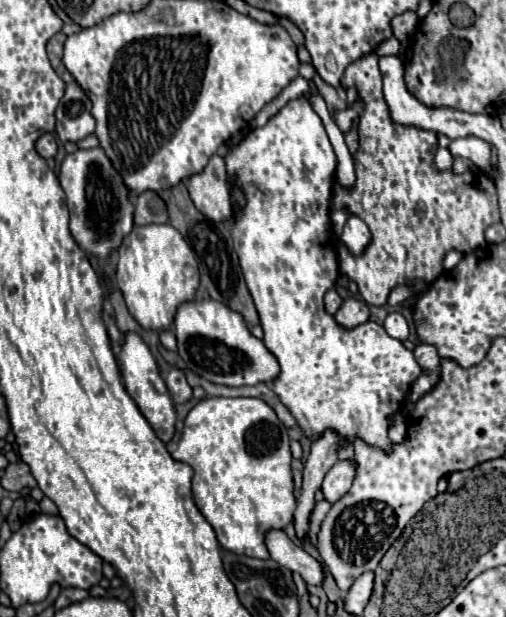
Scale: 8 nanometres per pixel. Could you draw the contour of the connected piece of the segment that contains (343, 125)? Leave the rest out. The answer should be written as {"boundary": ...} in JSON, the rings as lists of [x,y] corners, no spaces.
{"boundary":[[[358,100],[354,106],[350,106],[348,110],[342,110],[342,112],[334,112],[332,114],[332,118],[334,118],[334,122],[338,124],[338,128],[346,134],[346,132],[350,132],[350,128],[352,128],[352,120],[358,116],[358,112],[362,110],[362,102]]]}

